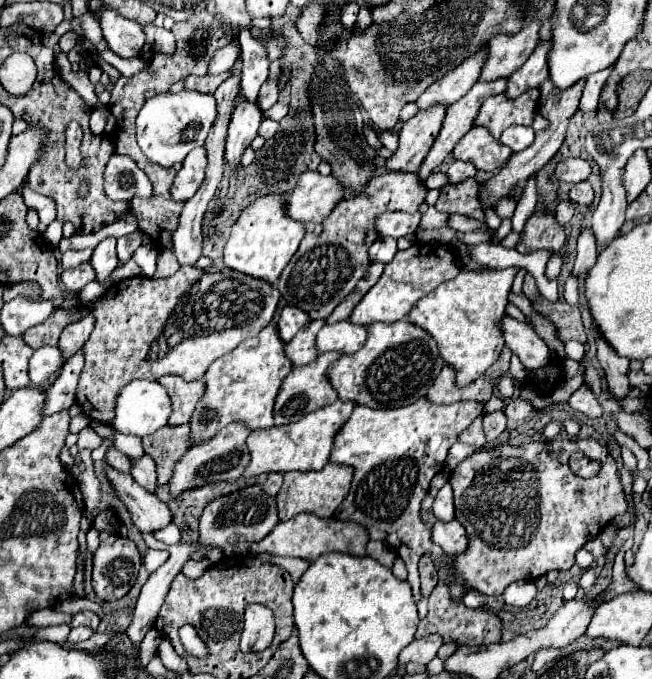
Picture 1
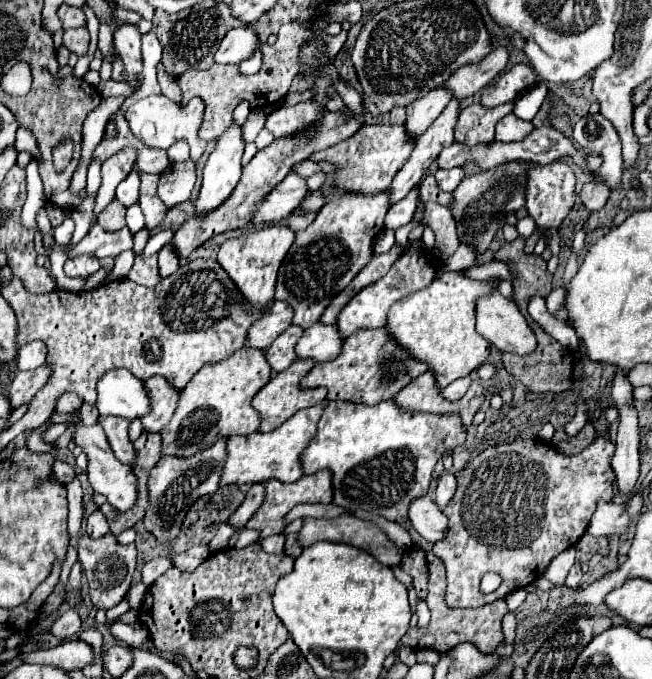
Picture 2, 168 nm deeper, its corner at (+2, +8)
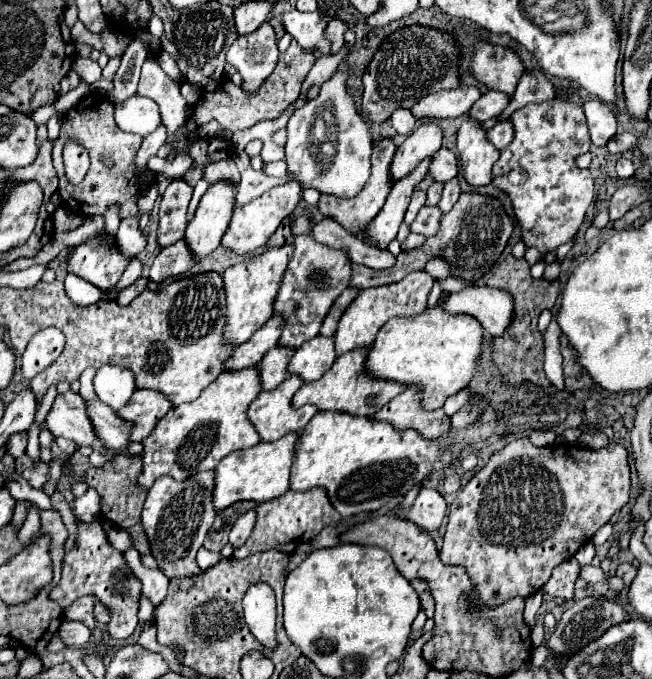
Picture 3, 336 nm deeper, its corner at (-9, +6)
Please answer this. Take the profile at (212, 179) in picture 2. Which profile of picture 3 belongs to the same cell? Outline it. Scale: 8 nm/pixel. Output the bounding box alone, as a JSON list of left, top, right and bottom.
[184,181,238,259]

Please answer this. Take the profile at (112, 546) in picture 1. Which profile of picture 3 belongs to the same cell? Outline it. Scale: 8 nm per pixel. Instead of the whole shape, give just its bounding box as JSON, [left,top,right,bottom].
[50,521,142,639]

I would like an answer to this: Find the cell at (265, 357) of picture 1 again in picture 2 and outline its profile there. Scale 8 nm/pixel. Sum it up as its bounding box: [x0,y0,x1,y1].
[159,347,271,457]

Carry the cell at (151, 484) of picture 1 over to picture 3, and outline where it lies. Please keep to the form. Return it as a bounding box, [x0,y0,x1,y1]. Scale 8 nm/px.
[86,401,132,455]

